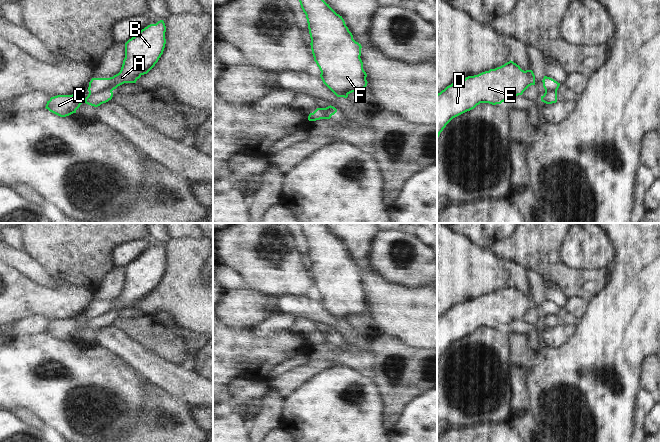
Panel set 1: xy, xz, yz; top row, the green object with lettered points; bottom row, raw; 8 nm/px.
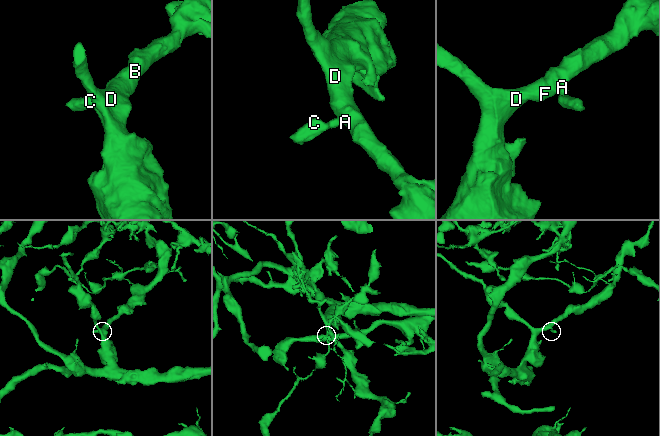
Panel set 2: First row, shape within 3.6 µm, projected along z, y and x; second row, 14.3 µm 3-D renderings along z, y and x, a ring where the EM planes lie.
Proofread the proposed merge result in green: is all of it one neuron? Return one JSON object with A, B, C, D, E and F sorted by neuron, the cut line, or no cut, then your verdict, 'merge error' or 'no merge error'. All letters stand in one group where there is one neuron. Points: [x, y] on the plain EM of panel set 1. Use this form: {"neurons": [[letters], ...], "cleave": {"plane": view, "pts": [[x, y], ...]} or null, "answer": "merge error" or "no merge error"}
{"neurons": [["A", "B", "D", "E", "F"], ["C"]], "cleave": {"plane": "xy", "pts": [[111, 314], [89, 316]]}, "answer": "merge error"}

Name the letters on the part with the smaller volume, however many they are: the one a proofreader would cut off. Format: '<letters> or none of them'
C.

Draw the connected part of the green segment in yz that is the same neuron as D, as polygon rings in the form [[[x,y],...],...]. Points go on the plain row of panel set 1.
[[[511,284],[495,293],[453,306],[437,318],[437,363],[453,342],[480,327],[496,329],[509,325],[513,320],[522,319],[531,309],[535,309],[533,295],[524,295]]]

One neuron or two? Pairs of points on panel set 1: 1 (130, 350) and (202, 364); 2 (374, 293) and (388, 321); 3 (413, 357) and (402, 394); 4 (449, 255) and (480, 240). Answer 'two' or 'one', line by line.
1: two
2: one
3: one
4: two

